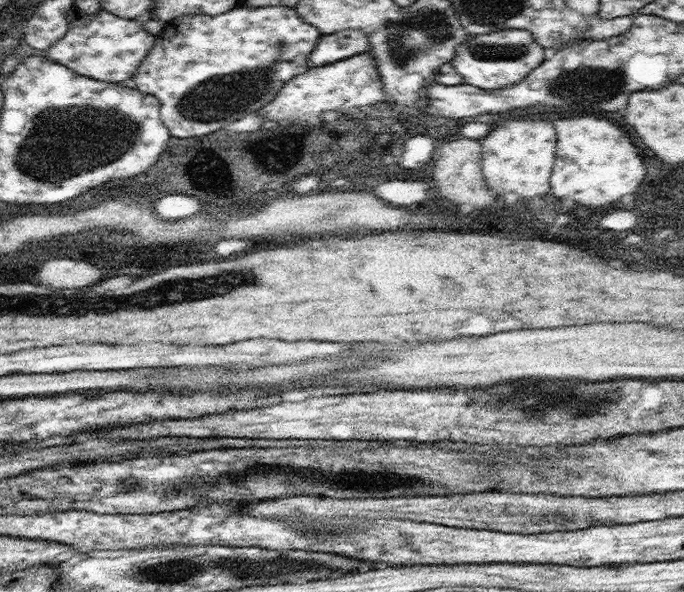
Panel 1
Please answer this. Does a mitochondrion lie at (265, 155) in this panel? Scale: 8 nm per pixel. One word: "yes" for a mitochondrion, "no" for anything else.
no

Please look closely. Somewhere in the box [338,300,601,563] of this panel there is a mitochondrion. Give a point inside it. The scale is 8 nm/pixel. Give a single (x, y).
(528, 410)

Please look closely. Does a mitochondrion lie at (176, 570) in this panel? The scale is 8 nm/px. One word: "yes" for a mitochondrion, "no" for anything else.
yes

